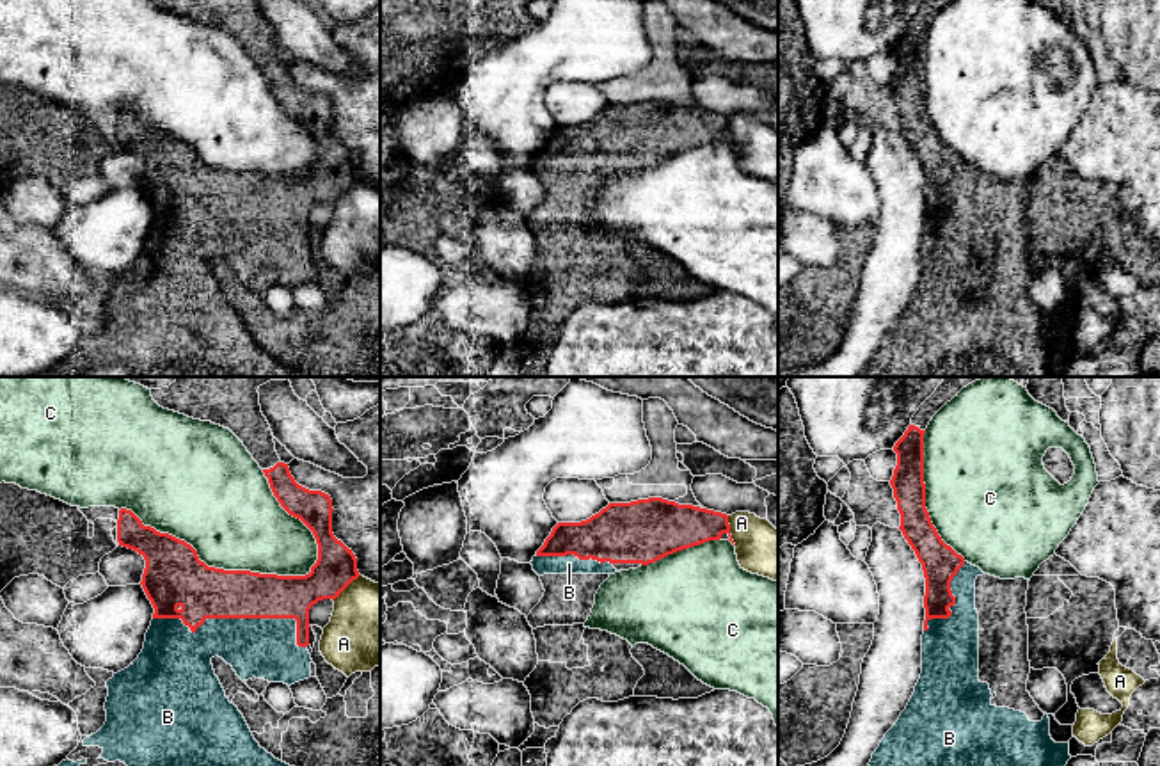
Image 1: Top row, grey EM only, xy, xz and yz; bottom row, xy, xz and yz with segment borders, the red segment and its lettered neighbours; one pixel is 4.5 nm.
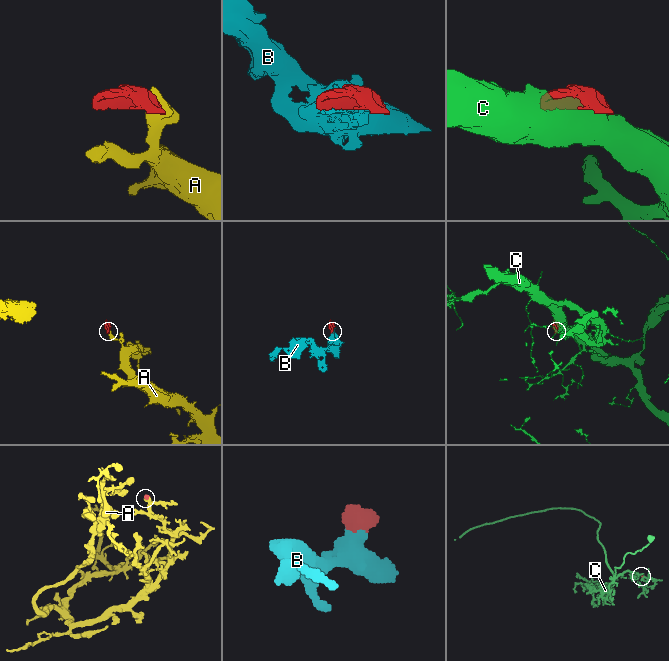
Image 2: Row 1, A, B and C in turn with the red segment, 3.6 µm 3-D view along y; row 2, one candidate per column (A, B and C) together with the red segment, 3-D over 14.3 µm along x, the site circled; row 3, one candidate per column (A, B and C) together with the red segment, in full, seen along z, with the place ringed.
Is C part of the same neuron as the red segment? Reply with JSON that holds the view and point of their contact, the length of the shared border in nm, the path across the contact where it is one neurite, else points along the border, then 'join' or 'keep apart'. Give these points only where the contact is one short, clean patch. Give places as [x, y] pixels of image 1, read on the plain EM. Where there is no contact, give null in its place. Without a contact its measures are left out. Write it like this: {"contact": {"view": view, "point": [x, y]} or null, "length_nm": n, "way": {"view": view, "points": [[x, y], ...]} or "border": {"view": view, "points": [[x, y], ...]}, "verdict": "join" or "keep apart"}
{"contact": {"view": "xy", "point": [219, 171]}, "length_nm": 900, "verdict": "keep apart"}

